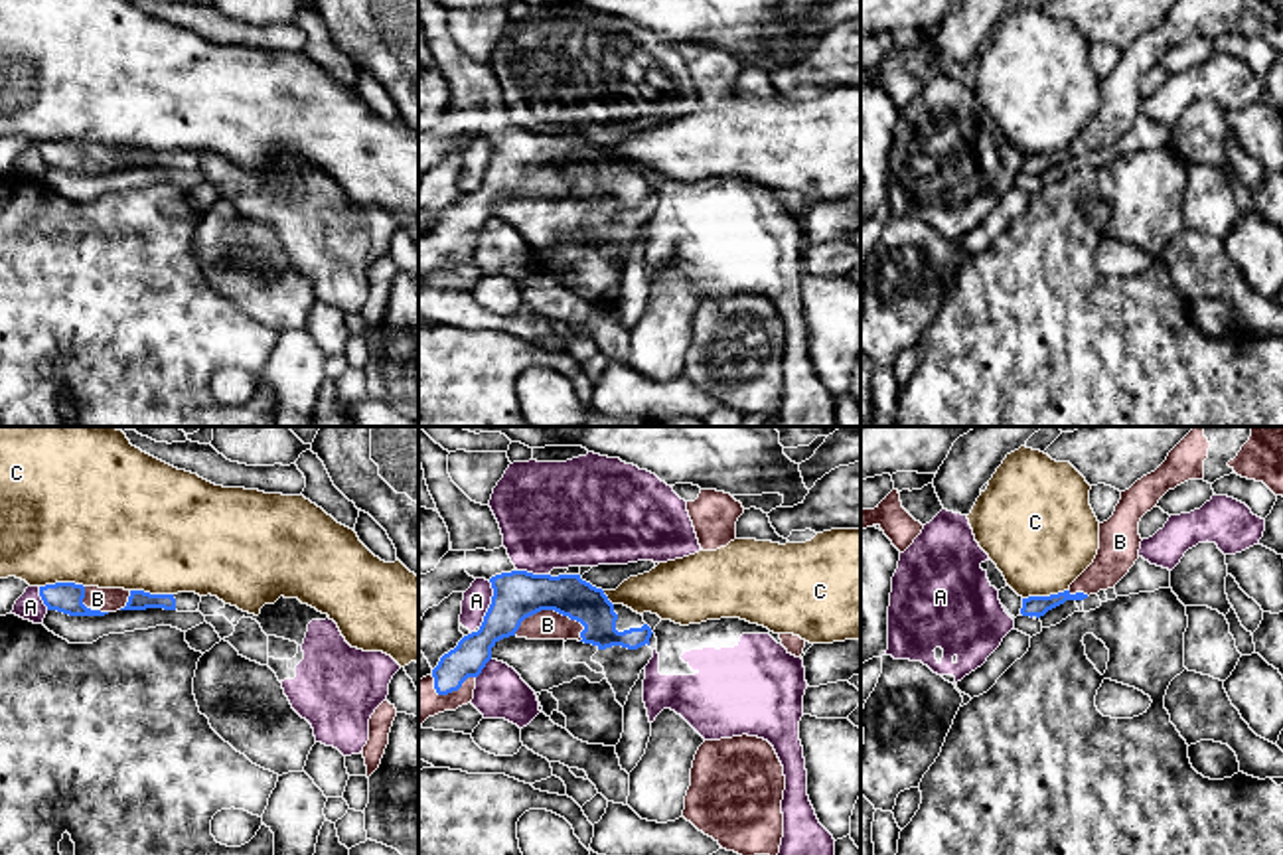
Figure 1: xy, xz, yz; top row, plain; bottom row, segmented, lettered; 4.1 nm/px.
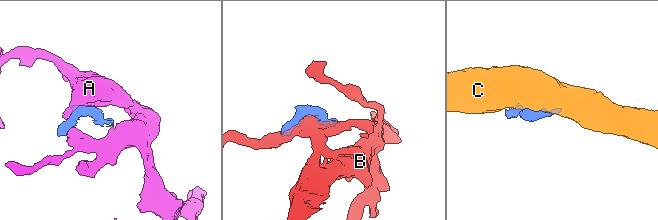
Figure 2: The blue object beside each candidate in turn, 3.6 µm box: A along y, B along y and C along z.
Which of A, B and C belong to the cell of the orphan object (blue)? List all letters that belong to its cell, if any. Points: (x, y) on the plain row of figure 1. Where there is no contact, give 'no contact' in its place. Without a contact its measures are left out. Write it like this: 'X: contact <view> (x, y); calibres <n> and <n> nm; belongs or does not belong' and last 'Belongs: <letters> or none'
A: contact xz (490, 162); calibres 200 and 110 nm; does not belong
B: contact xz (547, 166); calibres 200 and 130 nm; belongs
C: contact xy (62, 141); calibres 130 and 500 nm; does not belong
Belongs: B

